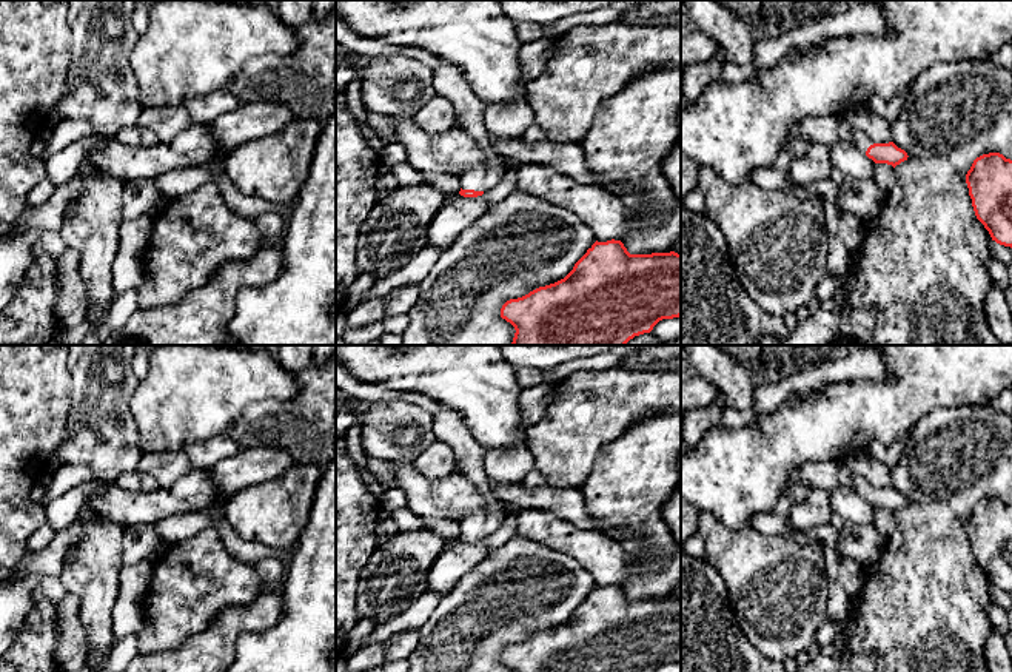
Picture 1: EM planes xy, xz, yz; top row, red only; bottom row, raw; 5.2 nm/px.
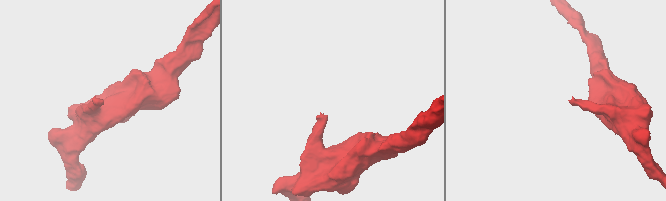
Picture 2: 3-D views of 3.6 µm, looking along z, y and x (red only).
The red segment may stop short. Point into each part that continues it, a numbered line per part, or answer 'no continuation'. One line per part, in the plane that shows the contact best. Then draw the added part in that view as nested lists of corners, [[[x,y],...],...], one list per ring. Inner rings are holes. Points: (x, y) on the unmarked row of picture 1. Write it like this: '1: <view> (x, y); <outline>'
1: xz (447, 424); [[[436,404],[433,418],[433,432],[436,439],[447,442],[454,452],[454,461],[459,473],[465,476],[481,493],[485,509],[467,516],[461,522],[462,535],[488,536],[501,524],[502,502],[490,486],[490,478],[484,472],[485,449],[474,439],[461,415],[456,410]]]

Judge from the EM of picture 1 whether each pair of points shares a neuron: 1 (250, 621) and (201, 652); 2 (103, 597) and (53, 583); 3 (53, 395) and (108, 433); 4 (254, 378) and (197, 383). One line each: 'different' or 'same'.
1: same
2: different
3: different
4: same

